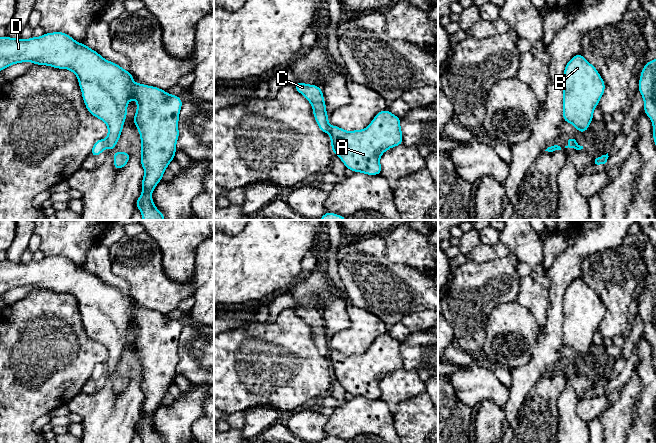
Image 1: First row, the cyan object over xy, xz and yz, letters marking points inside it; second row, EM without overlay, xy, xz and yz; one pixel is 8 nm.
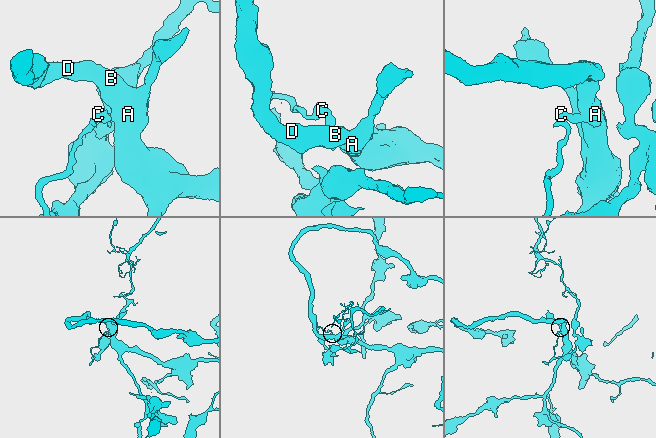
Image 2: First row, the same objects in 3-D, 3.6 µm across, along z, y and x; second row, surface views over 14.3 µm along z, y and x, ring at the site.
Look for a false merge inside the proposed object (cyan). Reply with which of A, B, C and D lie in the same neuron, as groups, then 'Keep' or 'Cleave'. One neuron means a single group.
Groups: A B D / C. Cleave

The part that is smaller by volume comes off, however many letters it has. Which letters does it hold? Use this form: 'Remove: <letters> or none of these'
Remove: C

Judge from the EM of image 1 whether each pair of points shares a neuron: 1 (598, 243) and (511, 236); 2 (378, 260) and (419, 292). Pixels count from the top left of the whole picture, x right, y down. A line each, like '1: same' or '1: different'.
1: different
2: same

